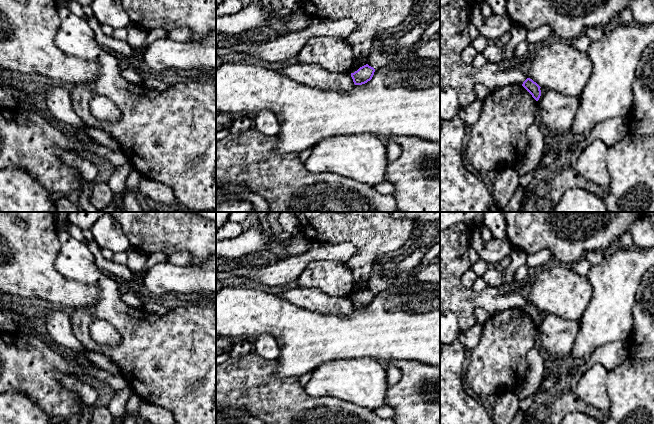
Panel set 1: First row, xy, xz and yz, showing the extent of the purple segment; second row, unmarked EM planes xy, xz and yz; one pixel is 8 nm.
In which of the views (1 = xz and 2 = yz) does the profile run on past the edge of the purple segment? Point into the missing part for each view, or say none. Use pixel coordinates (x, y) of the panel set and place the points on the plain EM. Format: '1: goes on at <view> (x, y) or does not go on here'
1: does not go on here
2: does not go on here

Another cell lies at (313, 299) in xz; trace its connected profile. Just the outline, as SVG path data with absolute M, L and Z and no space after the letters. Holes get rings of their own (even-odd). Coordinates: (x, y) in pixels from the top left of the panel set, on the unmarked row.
M289 285L276 295L293 305L322 314L349 316L355 309L350 297L331 296L316 288Z

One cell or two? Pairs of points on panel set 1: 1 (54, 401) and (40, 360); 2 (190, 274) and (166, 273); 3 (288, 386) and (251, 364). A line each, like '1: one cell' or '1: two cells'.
1: one cell
2: one cell
3: one cell

